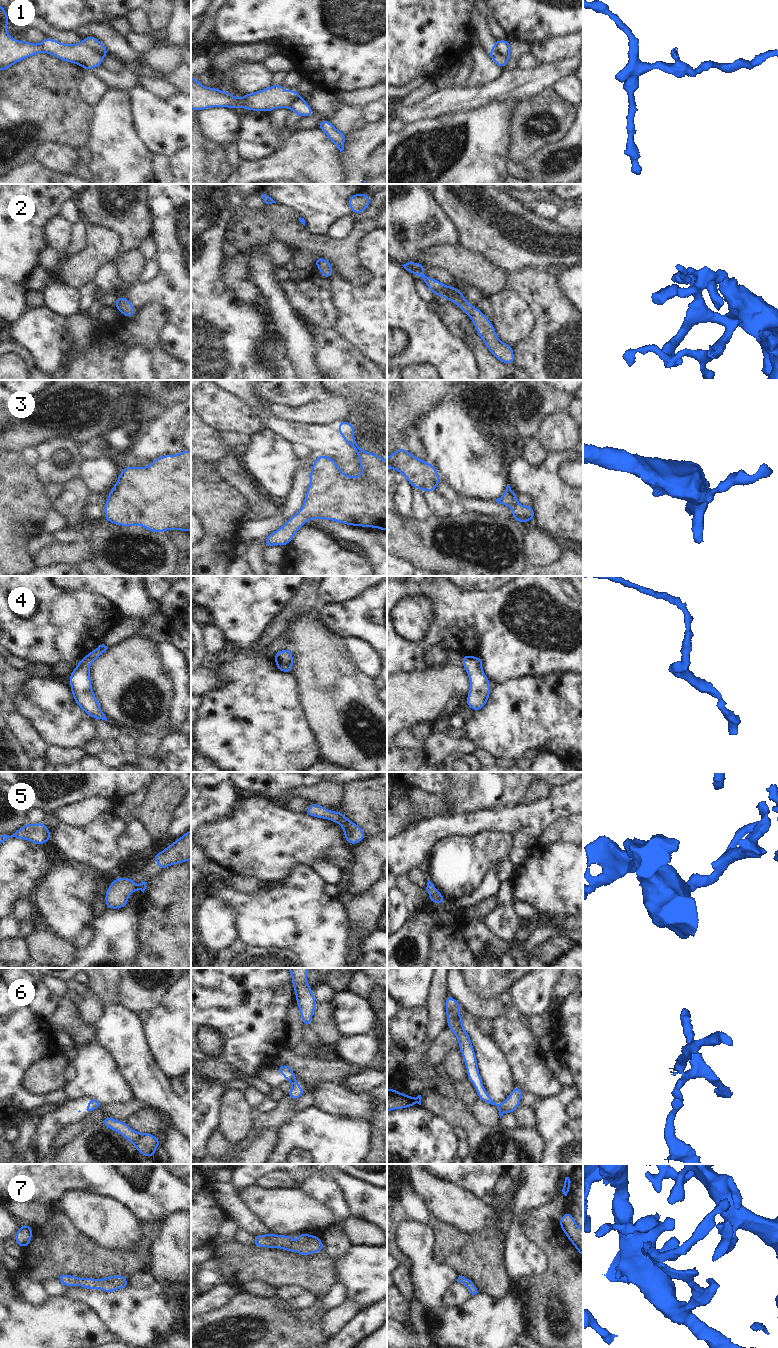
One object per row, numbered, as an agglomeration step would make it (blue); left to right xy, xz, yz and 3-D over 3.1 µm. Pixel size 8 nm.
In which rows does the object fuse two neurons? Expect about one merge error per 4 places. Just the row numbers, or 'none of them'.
1, 4, 6

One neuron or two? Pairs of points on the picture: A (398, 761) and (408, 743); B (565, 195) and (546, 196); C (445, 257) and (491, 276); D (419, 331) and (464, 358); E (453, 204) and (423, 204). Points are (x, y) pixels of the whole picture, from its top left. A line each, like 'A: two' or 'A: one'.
A: two
B: two
C: one
D: one
E: two

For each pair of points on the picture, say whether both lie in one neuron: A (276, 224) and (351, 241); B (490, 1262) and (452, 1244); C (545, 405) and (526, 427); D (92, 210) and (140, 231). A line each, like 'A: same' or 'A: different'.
A: same
B: same
C: same
D: same

